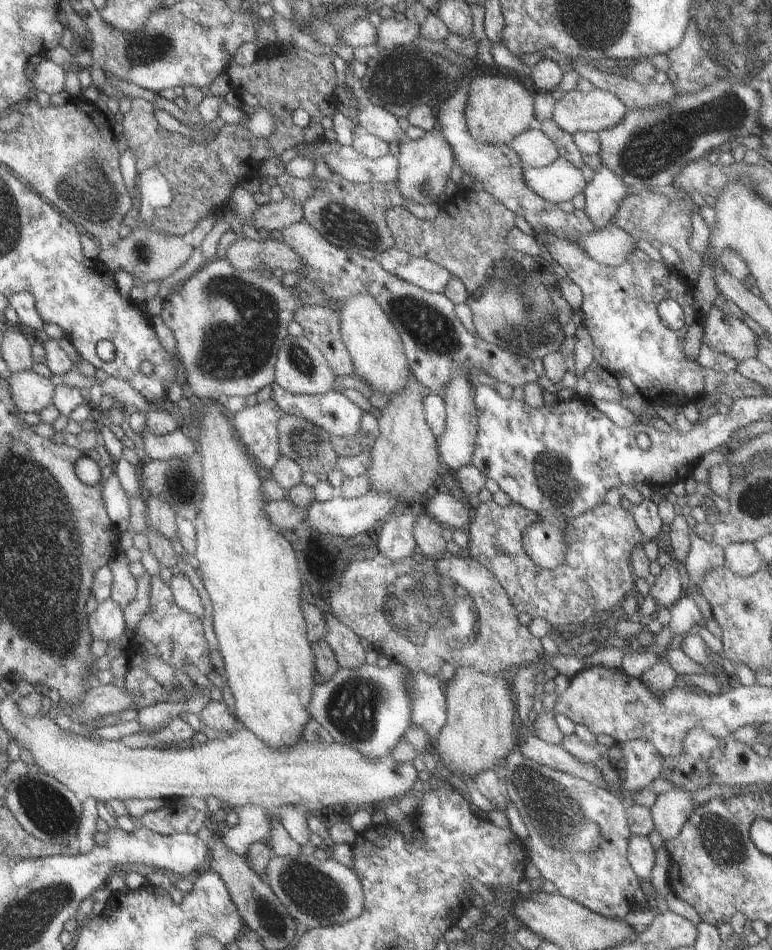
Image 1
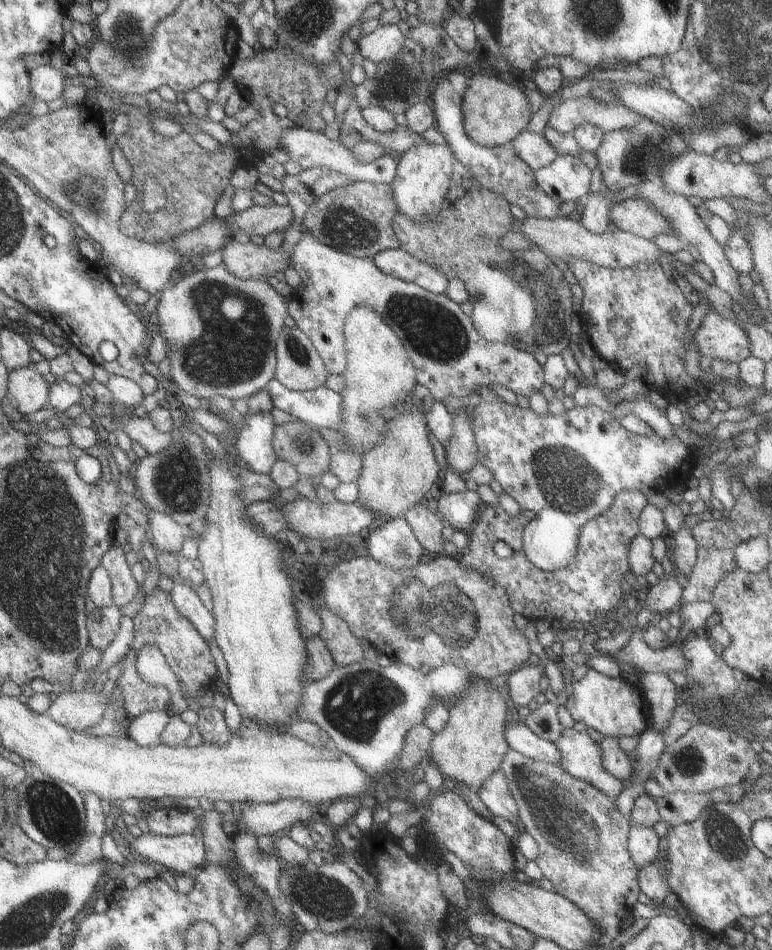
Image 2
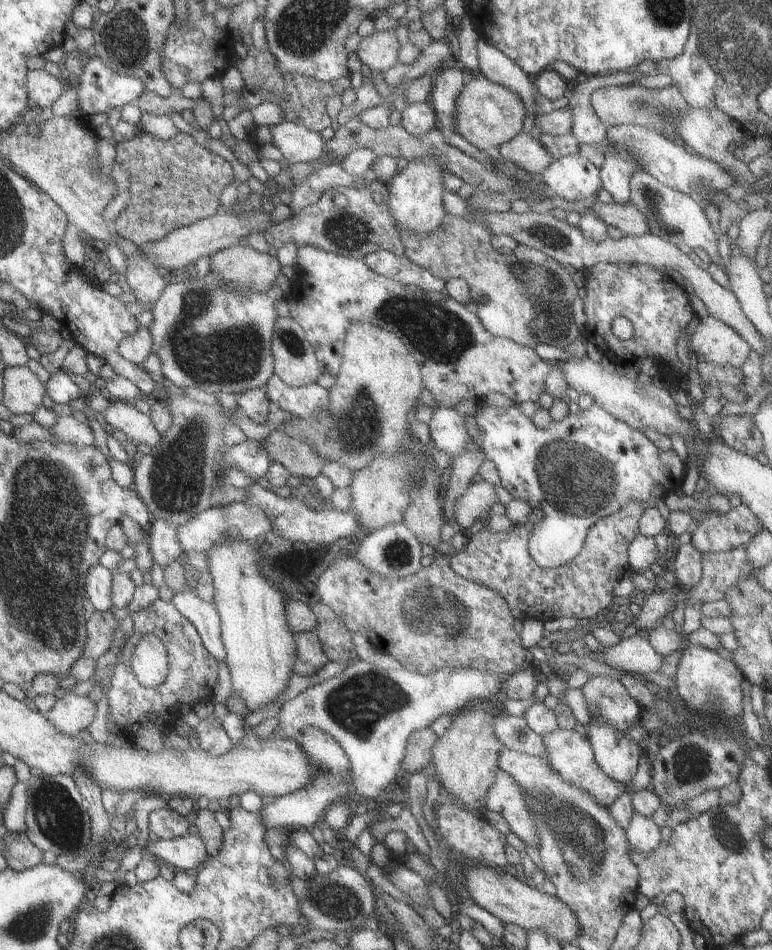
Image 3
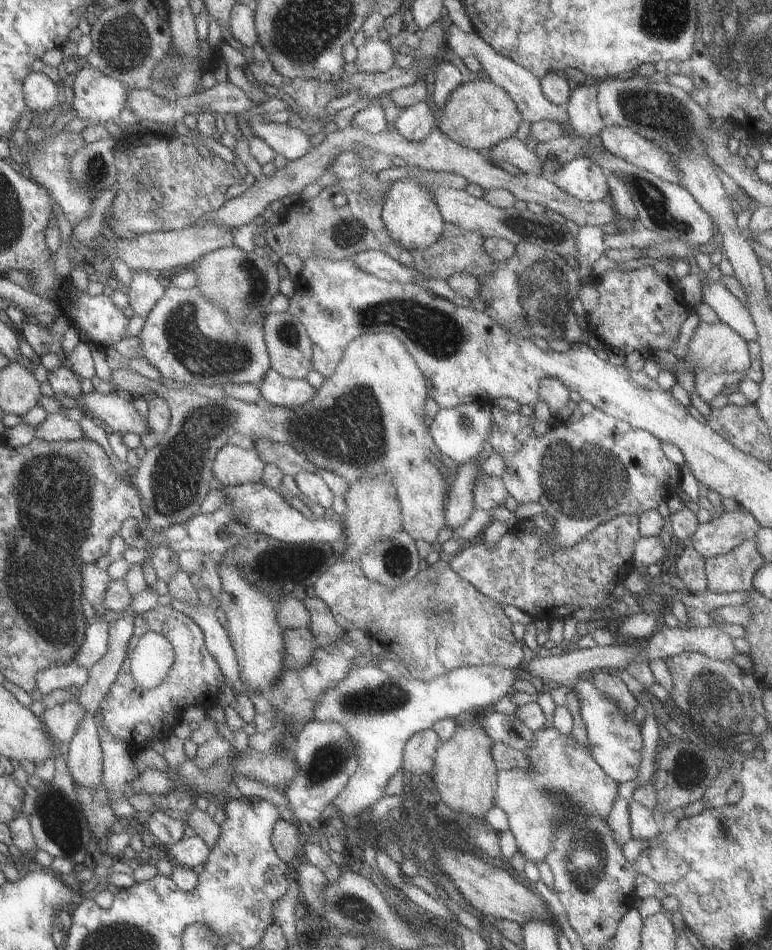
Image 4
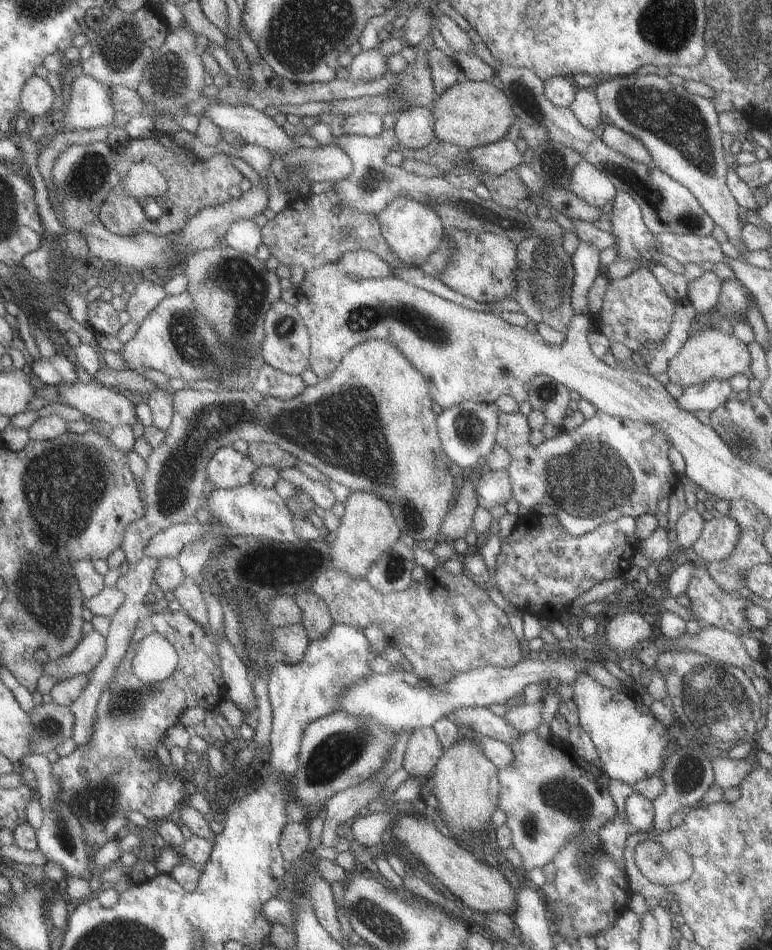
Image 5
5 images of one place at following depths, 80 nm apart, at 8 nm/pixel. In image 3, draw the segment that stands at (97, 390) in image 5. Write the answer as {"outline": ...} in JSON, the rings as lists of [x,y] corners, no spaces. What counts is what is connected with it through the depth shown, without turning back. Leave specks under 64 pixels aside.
{"outline":[[[108,399],[103,416],[112,430],[123,432],[133,443],[145,443],[151,448],[159,442],[160,434],[155,430],[148,415],[137,411],[132,403]]]}

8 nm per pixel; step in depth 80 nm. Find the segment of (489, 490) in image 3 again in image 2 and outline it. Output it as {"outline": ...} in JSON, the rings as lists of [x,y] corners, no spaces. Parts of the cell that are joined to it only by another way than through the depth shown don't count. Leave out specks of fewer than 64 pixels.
{"outline":[[[475,487],[458,493],[443,493],[436,505],[436,512],[446,525],[466,532],[478,518],[483,502]]]}

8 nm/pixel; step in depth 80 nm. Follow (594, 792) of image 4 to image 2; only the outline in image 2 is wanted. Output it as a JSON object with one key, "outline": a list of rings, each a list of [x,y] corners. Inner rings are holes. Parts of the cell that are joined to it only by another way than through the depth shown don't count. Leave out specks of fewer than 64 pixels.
{"outline":[[[561,729],[553,744],[558,752],[558,766],[570,777],[590,784],[612,799],[624,789],[624,782],[601,768],[597,743],[585,731]],[[497,768],[476,792],[485,808],[493,817],[503,818],[520,833],[525,832],[518,817],[518,808],[510,795],[505,775]]]}

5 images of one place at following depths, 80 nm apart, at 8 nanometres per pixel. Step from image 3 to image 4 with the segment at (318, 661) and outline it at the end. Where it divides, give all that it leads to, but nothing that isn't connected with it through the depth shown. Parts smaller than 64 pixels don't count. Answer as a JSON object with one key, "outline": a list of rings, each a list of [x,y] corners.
{"outline":[[[305,627],[285,629],[282,634],[282,665],[285,669],[303,668],[309,664],[313,649],[314,638],[310,630]]]}

